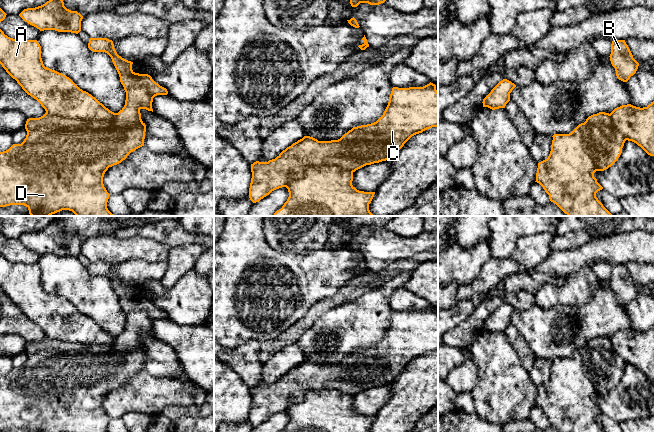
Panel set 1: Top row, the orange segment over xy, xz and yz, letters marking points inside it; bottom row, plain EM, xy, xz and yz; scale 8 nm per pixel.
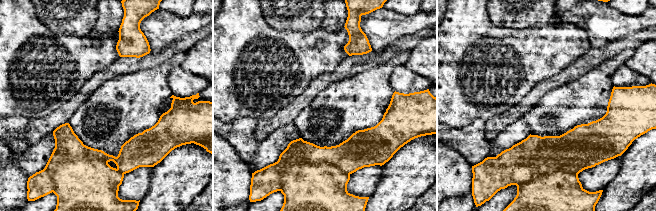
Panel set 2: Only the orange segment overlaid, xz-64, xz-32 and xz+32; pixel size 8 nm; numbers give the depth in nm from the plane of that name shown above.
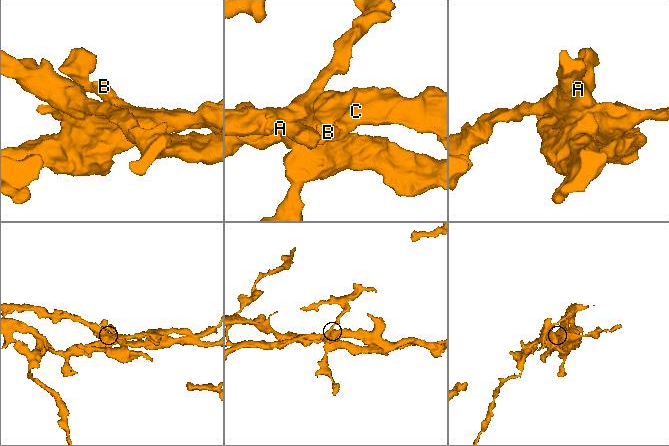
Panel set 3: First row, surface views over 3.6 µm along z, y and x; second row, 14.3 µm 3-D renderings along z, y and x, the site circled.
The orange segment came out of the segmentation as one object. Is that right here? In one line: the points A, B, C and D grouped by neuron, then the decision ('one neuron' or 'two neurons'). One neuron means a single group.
A / B C D; two neurons

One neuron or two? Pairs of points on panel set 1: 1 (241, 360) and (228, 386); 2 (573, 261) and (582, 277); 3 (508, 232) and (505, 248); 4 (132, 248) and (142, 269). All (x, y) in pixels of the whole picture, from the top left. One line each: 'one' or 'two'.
1: two
2: two
3: one
4: two

